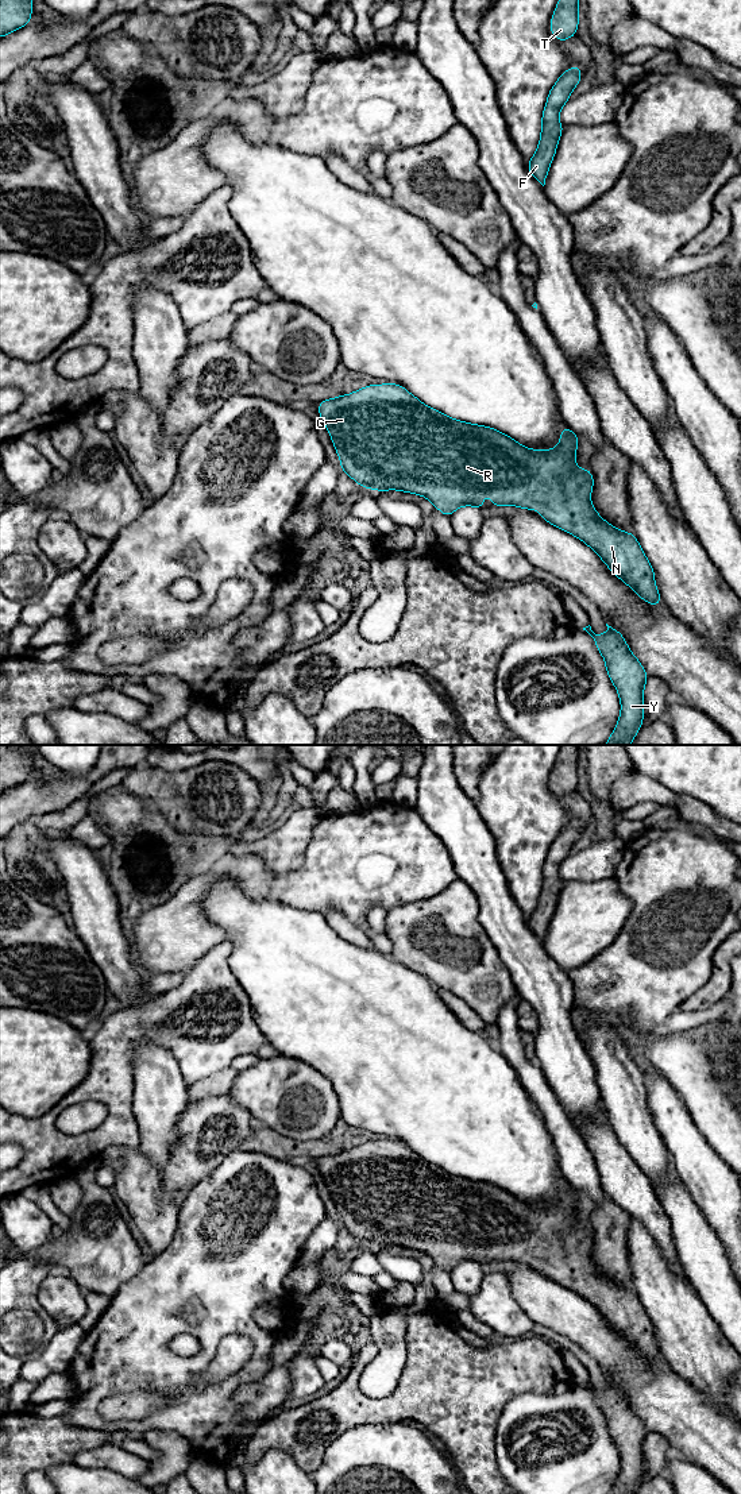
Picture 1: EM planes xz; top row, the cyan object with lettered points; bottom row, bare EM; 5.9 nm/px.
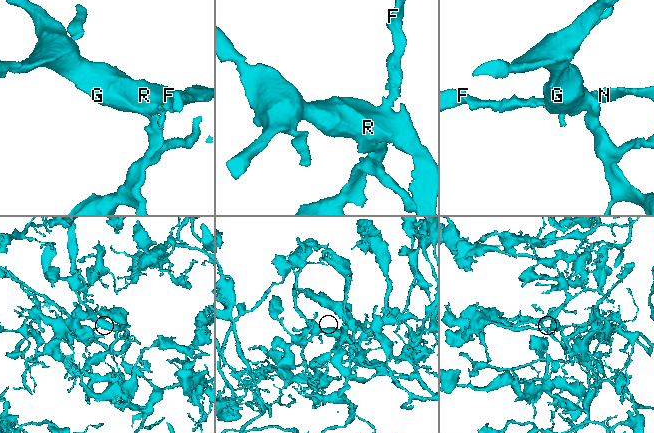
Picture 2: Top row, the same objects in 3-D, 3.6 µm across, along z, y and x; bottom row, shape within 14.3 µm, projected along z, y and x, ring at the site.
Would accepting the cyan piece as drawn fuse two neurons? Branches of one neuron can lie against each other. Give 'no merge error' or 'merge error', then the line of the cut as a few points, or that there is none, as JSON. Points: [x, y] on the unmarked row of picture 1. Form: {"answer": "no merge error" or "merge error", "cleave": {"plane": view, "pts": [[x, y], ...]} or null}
{"answer": "no merge error", "cleave": null}

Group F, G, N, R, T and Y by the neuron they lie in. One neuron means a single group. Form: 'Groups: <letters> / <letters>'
Groups: F G N R T Y

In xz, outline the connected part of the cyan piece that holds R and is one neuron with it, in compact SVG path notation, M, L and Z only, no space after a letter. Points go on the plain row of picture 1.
M395 1139L370 1140L370 1142L362 1143L347 1151L339 1151L336 1154L320 1157L319 1158L319 1170L331 1190L332 1198L340 1215L340 1221L341 1221L343 1228L347 1229L350 1234L352 1234L359 1242L366 1243L366 1244L378 1246L378 1247L398 1246L398 1247L412 1248L416 1251L422 1251L427 1255L429 1255L435 1261L435 1263L440 1266L444 1271L447 1271L448 1274L460 1262L475 1262L483 1266L483 1248L485 1247L490 1250L493 1262L512 1261L512 1262L522 1263L525 1266L536 1265L541 1270L544 1277L578 1293L591 1305L594 1305L597 1310L602 1315L602 1317L610 1324L610 1327L615 1332L618 1332L626 1341L632 1343L640 1354L642 1354L645 1358L648 1358L652 1362L657 1362L661 1359L660 1350L655 1340L653 1324L651 1319L648 1317L644 1306L641 1305L638 1296L634 1293L633 1289L622 1288L617 1285L615 1282L610 1281L609 1278L606 1278L593 1263L590 1251L591 1251L591 1246L594 1242L594 1231L588 1227L588 1224L578 1224L575 1221L575 1212L576 1212L576 1202L579 1198L579 1192L576 1192L570 1185L568 1181L560 1188L560 1198L556 1204L540 1205L540 1207L530 1205L530 1204L524 1202L522 1200L518 1200L514 1194L509 1193L507 1190L494 1184L482 1182L478 1180L463 1178L460 1175L454 1175L445 1171L444 1169L427 1162L413 1150L410 1150L405 1143L402 1143L401 1140L395 1140Z

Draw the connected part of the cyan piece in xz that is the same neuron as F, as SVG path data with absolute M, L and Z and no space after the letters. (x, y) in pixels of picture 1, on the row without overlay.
M571 822L551 843L541 873L541 892L539 903L526 919L529 929L544 942L551 918L553 916L559 893L564 883L559 877L559 868L570 856L571 848L580 838L580 822Z

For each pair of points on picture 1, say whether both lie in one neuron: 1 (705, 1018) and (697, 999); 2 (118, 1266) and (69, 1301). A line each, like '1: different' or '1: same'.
1: different
2: different

